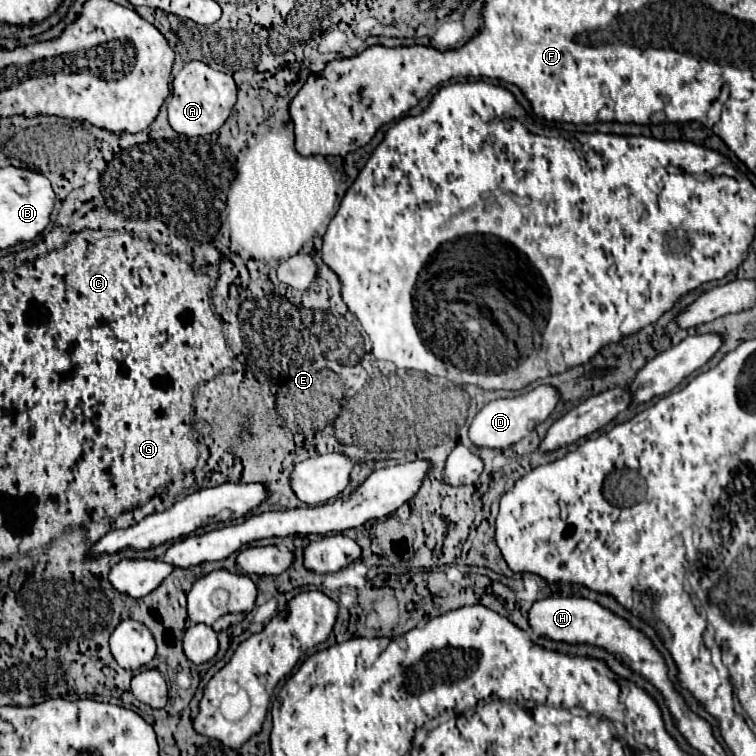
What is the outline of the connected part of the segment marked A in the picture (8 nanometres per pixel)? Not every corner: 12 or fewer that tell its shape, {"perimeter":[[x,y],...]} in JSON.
{"perimeter":[[189,62],[173,80],[169,124],[207,136],[237,100],[231,76]]}

